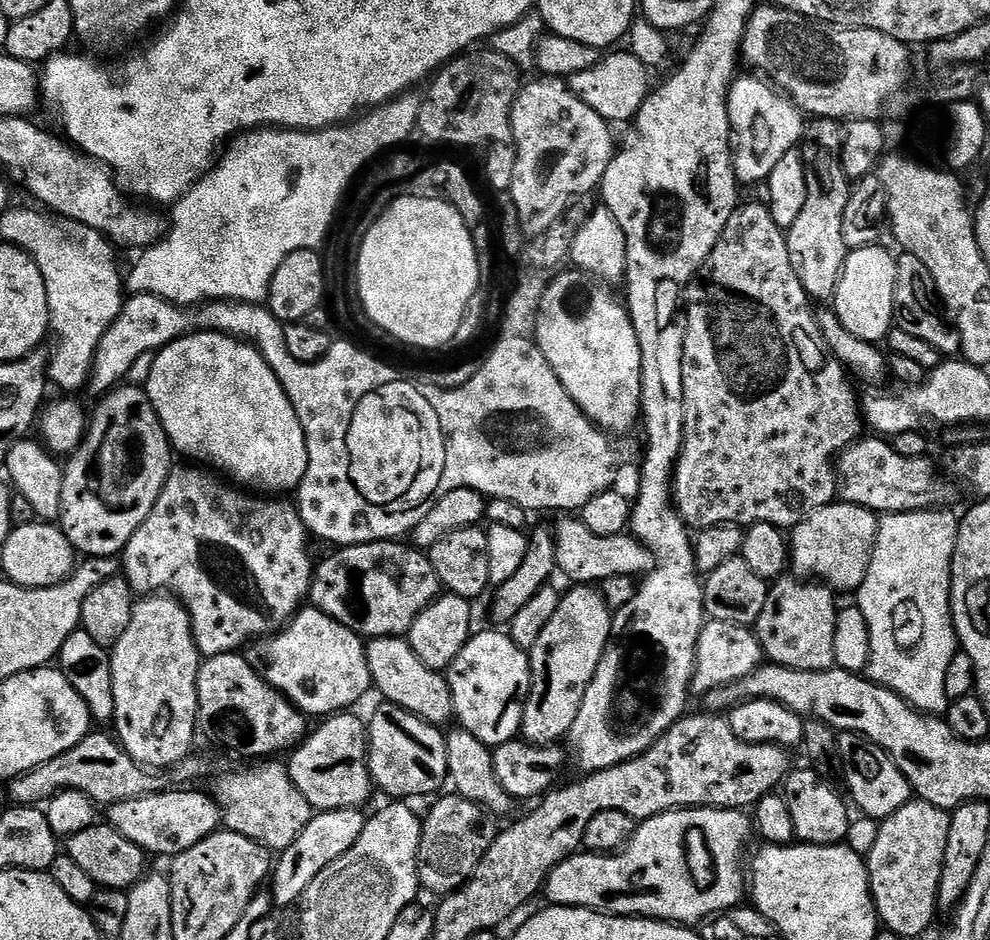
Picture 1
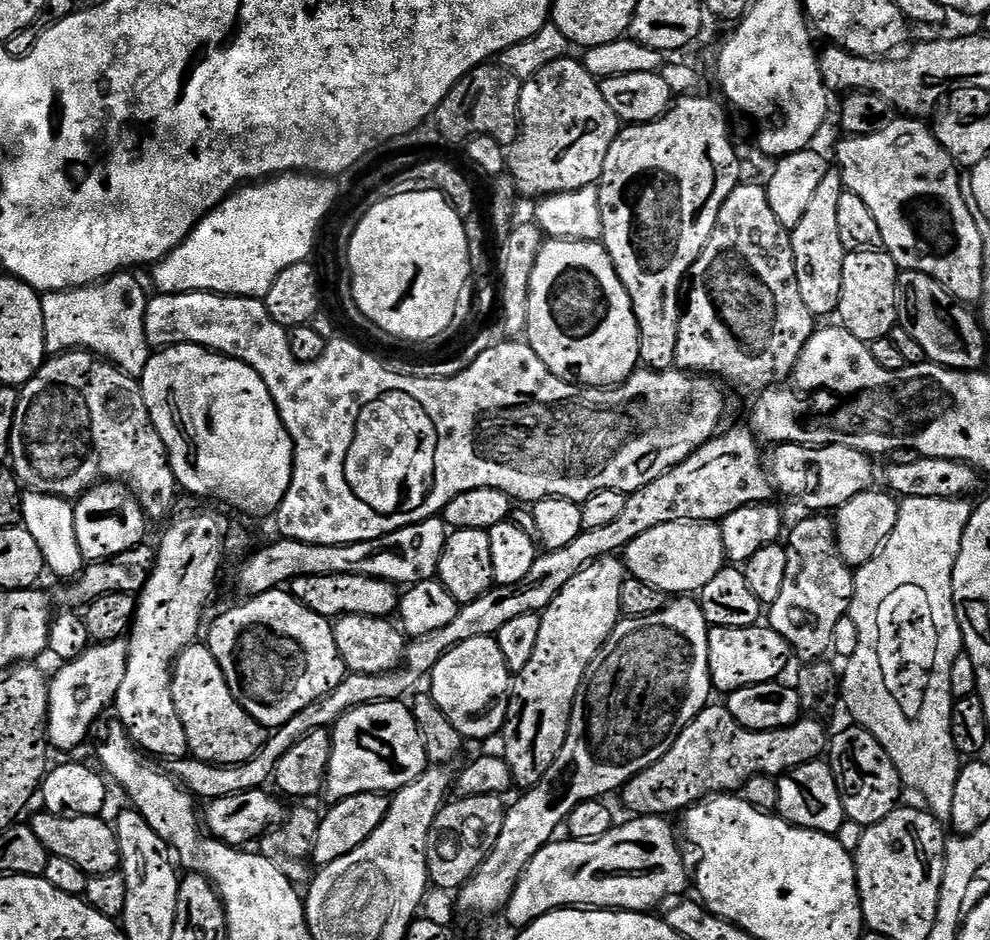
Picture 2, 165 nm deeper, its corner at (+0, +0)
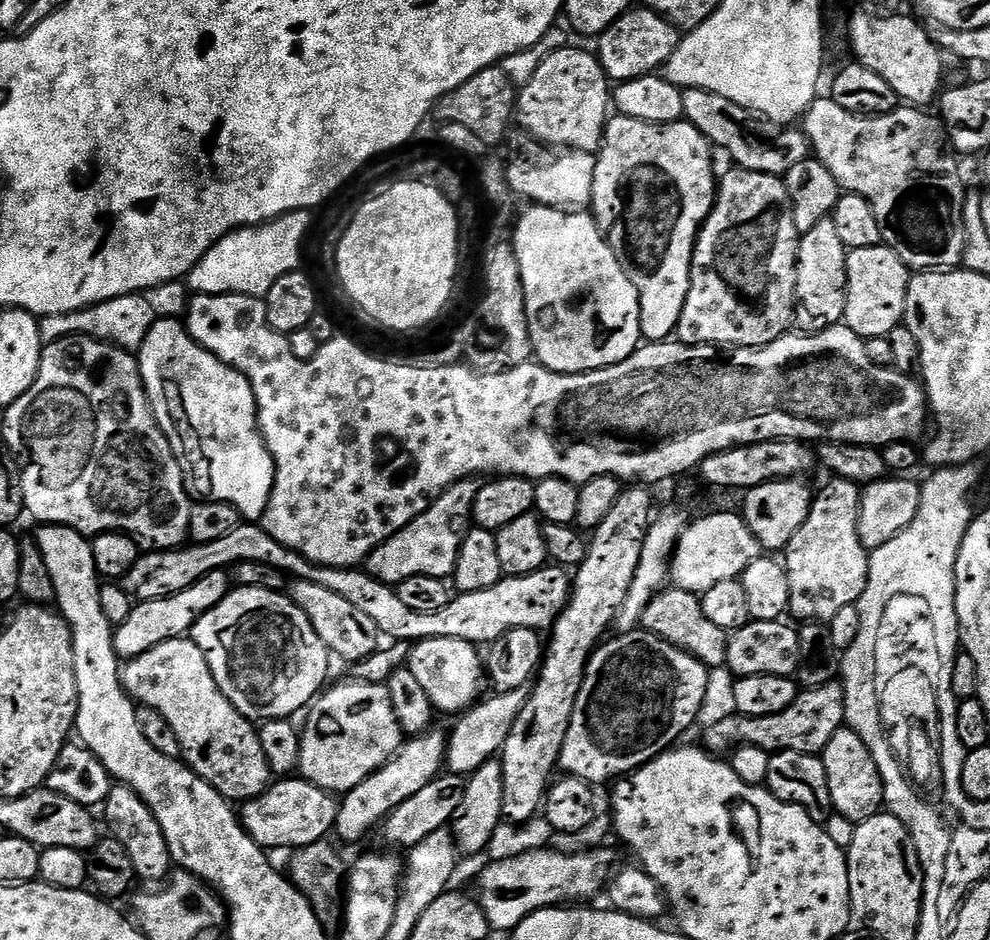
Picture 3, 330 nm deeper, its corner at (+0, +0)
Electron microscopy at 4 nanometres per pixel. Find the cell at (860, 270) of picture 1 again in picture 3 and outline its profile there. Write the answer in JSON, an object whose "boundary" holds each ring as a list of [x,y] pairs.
{"boundary":[[[878,246],[854,248],[848,253],[848,293],[843,323],[865,340],[888,336],[901,327],[906,310],[910,269],[893,248]]]}

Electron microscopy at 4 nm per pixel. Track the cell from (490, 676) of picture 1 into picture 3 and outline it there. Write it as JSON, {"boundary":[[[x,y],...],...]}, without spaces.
{"boundary":[[[430,638],[429,640],[421,640],[411,645],[408,653],[407,667],[414,674],[414,678],[418,678],[418,682],[426,690],[427,696],[430,698],[433,709],[437,713],[440,712],[456,712],[455,714],[463,714],[481,699],[484,684],[486,688],[486,664],[478,653],[477,645],[470,642],[462,642],[458,638]]]}

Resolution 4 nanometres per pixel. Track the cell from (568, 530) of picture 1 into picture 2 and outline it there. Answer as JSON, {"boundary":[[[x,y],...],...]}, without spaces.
{"boundary":[[[695,520],[670,522],[638,534],[623,549],[622,559],[631,579],[646,582],[666,594],[698,594],[726,566],[719,523]]]}

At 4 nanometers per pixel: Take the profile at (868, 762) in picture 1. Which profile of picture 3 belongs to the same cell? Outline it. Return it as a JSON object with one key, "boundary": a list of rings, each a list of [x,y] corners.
{"boundary":[[[847,726],[839,728],[824,748],[822,759],[826,766],[826,782],[830,782],[830,798],[837,816],[850,818],[857,825],[871,816],[881,815],[885,807],[884,776],[874,762],[866,742]]]}

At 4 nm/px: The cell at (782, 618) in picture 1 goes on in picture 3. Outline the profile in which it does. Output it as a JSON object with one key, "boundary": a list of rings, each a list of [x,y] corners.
{"boundary":[[[829,479],[829,484],[821,492],[815,493],[812,509],[802,522],[798,534],[790,538],[787,548],[782,552],[782,563],[790,578],[790,602],[788,612],[797,616],[800,622],[827,622],[842,610],[842,606],[850,606],[859,601],[866,590],[868,581],[869,549],[862,546],[862,538],[858,534],[858,518],[860,517],[861,485],[841,480]]]}

